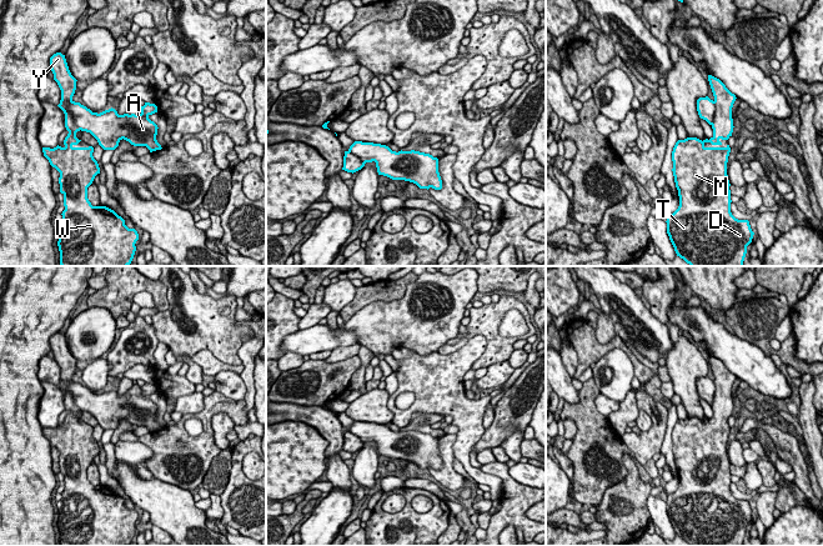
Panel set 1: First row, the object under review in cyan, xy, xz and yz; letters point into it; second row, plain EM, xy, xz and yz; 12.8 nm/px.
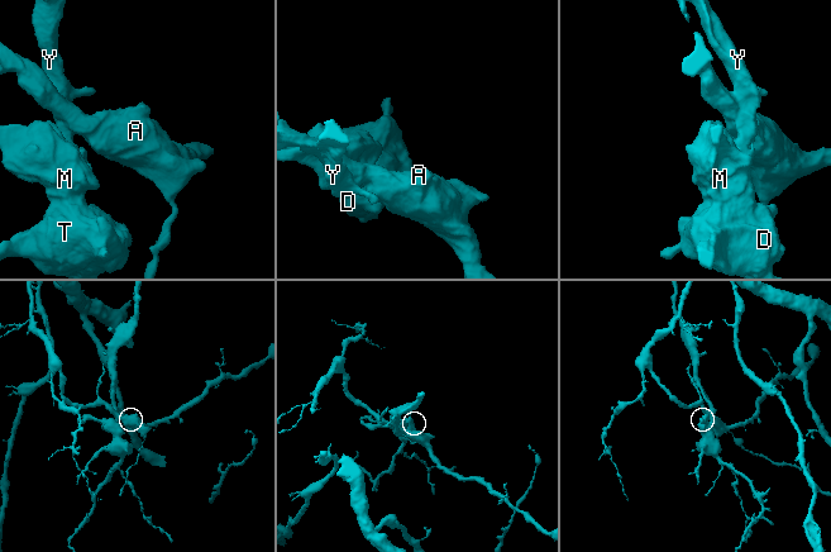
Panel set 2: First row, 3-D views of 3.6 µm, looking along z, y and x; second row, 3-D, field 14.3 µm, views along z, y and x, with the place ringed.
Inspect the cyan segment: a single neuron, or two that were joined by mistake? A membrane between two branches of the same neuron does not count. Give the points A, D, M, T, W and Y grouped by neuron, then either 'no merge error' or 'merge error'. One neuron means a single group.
A / D M T W Y | merge error

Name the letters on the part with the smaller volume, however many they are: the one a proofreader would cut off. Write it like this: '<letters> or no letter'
D, M, T, W, Y

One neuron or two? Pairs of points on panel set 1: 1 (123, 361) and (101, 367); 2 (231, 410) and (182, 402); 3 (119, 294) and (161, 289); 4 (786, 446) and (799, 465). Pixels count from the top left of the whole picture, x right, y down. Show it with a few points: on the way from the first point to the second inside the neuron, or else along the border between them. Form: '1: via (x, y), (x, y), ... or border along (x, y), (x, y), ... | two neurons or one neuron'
1: border along (110, 370), (109, 377) | two neurons
2: border along (205, 396), (204, 407), (200, 411), (182, 415) | two neurons
3: via (129, 285), (151, 286) | one neuron
4: via (789, 451), (796, 460) | one neuron

